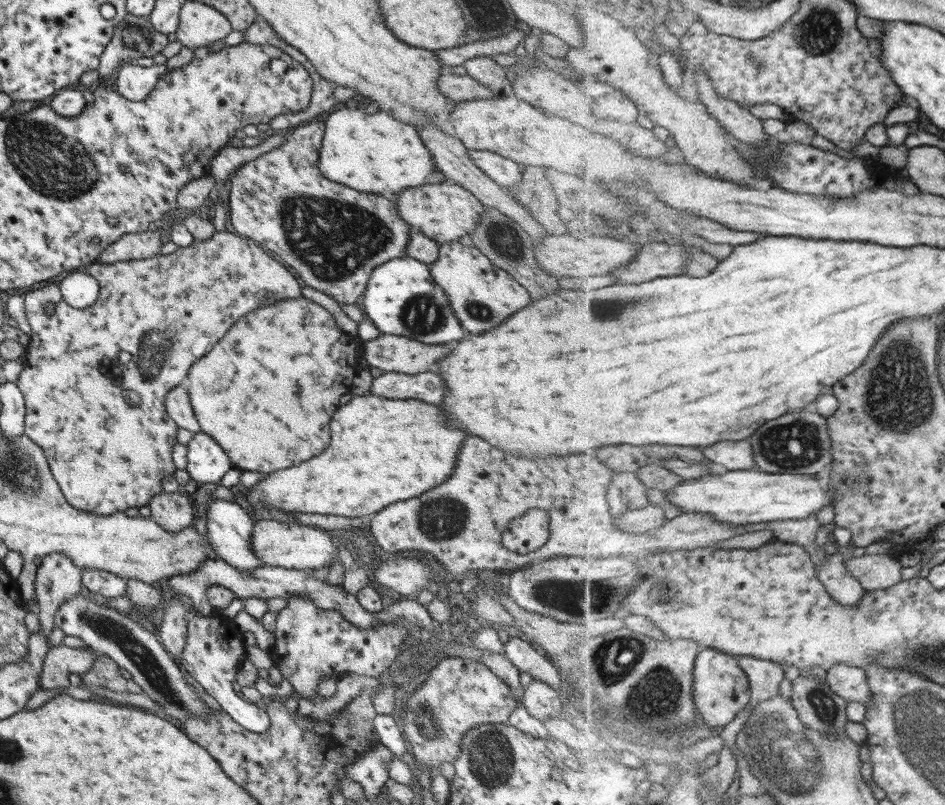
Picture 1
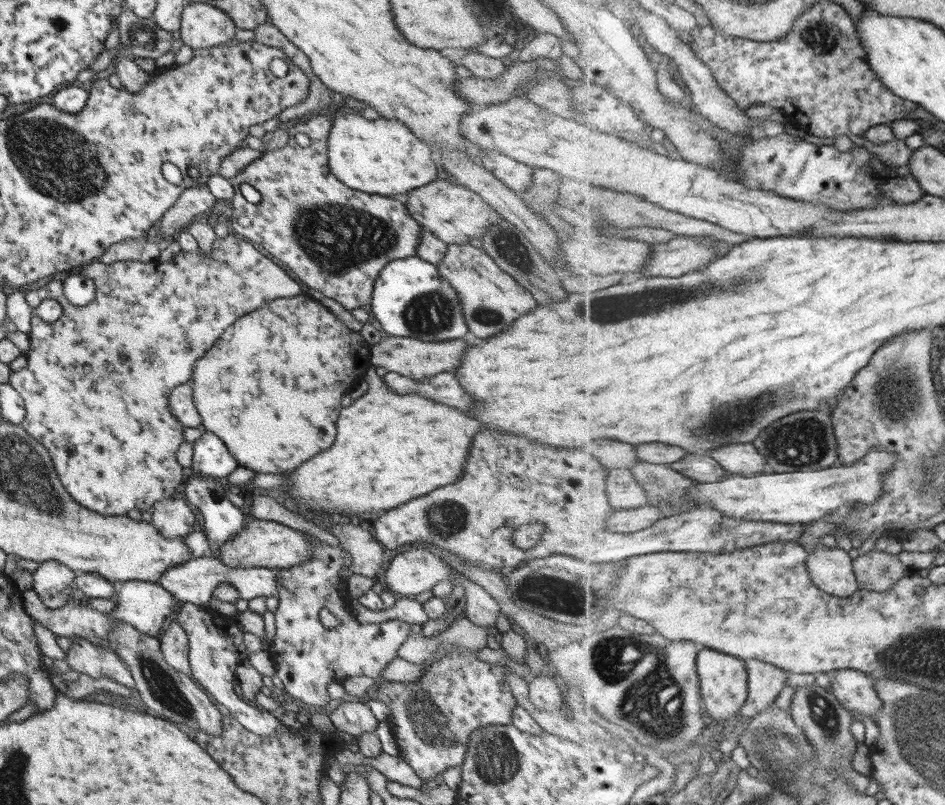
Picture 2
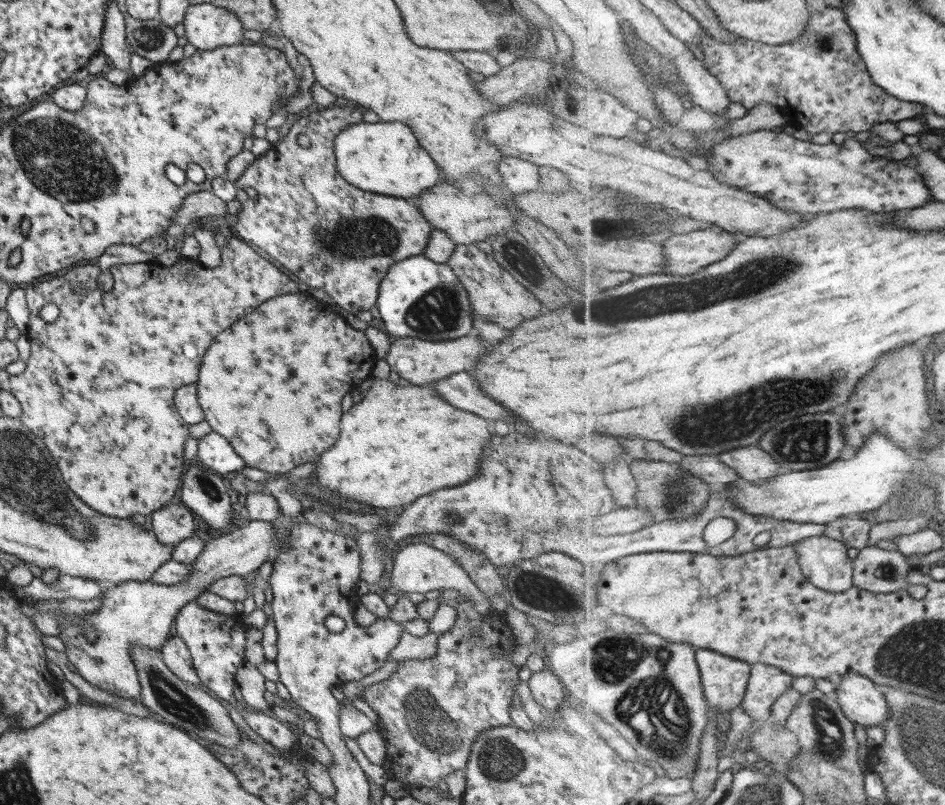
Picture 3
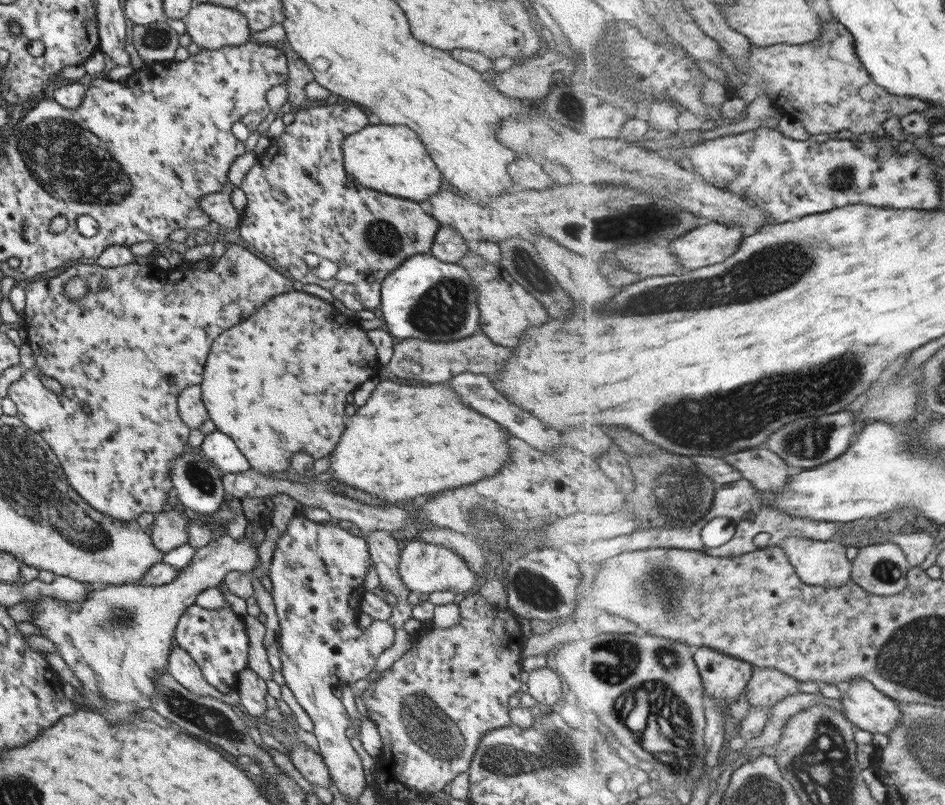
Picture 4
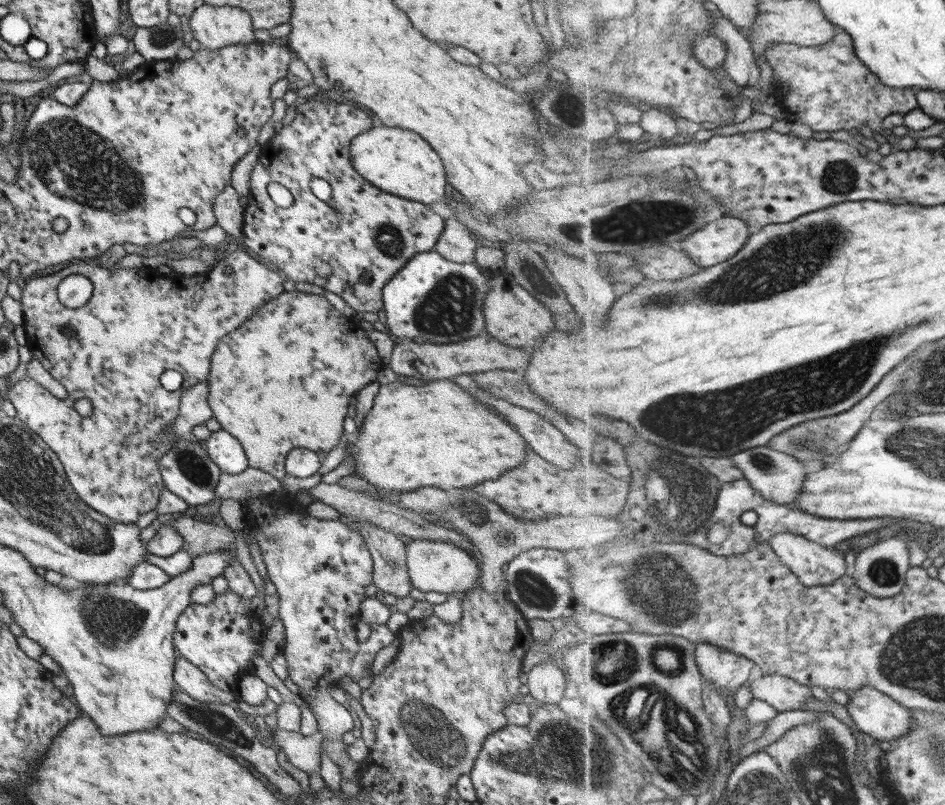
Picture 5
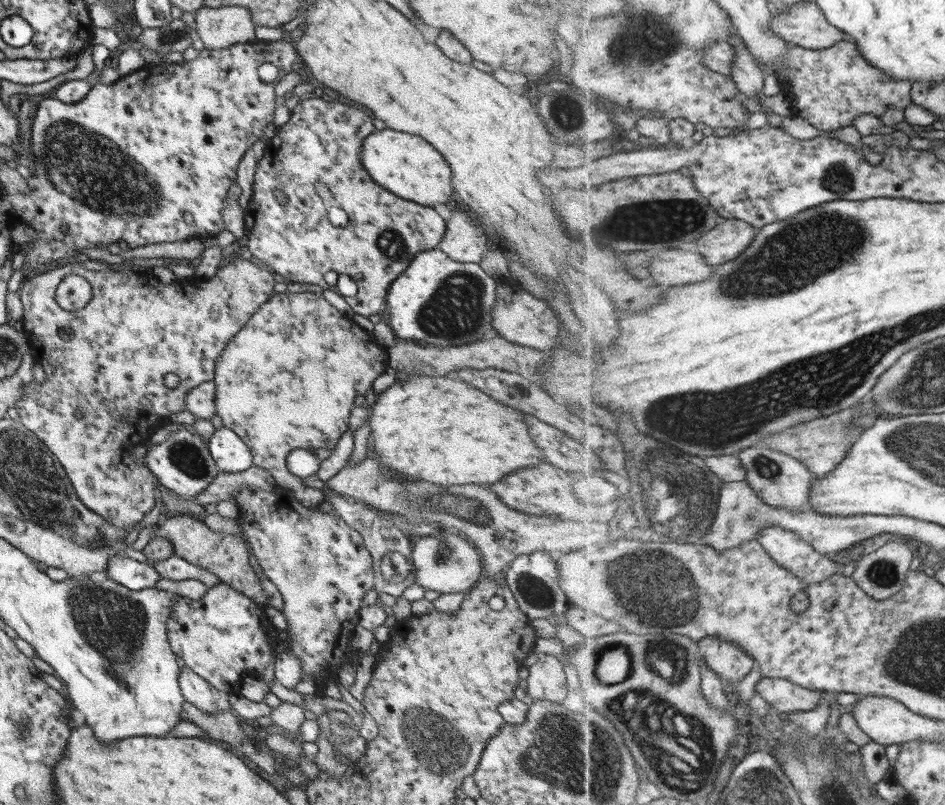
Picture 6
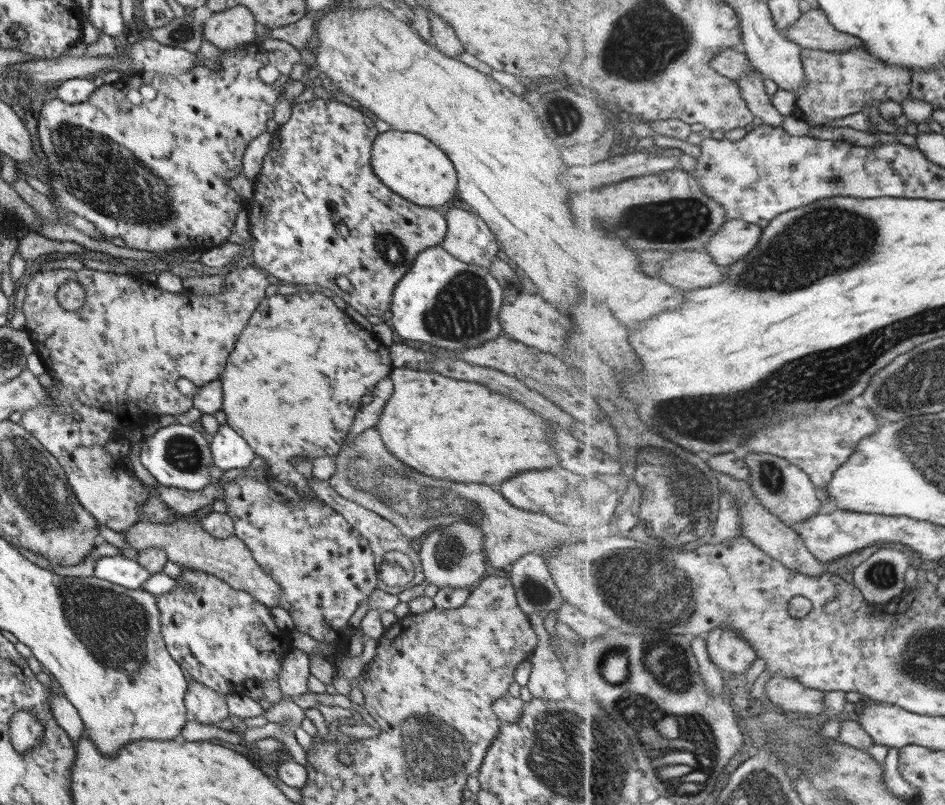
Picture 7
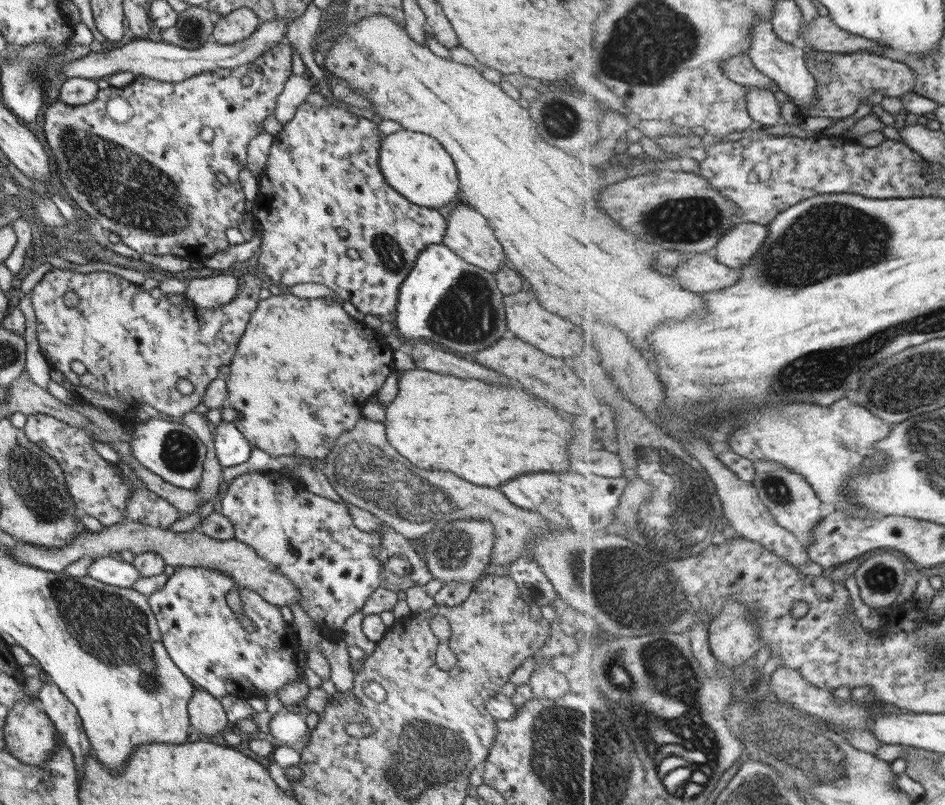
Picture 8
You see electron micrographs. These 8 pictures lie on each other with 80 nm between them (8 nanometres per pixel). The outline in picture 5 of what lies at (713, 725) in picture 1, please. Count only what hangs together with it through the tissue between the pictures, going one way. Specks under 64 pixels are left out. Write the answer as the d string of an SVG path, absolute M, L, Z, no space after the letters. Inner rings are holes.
M699 643L696 661L705 680L713 681L717 692L731 697L751 676L753 662L746 656L711 643Z

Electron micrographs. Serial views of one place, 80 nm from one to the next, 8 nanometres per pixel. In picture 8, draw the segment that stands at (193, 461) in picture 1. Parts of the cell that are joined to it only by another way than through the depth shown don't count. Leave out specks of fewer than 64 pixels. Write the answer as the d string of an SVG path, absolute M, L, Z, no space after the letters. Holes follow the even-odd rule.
M220 421L213 436L214 451L222 467L243 464L249 458L251 446L231 421Z

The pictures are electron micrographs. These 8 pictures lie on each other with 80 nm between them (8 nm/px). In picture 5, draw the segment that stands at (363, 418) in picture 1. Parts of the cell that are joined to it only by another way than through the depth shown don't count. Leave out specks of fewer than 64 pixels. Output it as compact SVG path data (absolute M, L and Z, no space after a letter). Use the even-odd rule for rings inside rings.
M441 379L436 381L424 381L421 386L413 386L403 384L399 381L393 383L387 383L378 386L377 394L373 399L373 405L371 409L367 411L365 419L363 419L363 425L361 431L357 435L357 439L353 442L347 441L347 453L344 459L349 454L355 453L355 471L350 475L355 478L361 478L365 480L367 484L373 485L376 491L387 493L406 493L413 490L419 490L419 488L439 488L439 490L448 490L451 488L471 488L475 485L479 485L484 481L493 481L501 476L503 472L509 470L513 466L519 466L526 457L527 444L523 442L523 438L513 430L513 426L509 422L505 422L499 414L491 412L487 406L483 406L481 402L477 402L471 394L467 394L463 388L459 388L457 384L453 382L453 379Z

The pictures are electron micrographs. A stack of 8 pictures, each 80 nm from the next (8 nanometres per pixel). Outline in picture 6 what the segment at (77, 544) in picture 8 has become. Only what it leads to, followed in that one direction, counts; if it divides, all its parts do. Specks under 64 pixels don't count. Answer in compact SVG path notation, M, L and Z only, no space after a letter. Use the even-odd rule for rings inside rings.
M175 514L163 521L161 525L157 525L152 536L166 538L172 546L172 554L183 558L189 564L194 564L197 568L211 572L217 576L221 583L230 585L233 590L244 594L260 607L266 605L261 582L249 565L247 548L243 539L237 535L215 533L203 521L193 519L189 514Z

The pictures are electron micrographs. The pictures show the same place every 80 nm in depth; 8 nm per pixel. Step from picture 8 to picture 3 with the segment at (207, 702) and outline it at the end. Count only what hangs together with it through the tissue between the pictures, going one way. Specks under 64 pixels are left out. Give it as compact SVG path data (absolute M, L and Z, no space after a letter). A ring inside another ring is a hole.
M170 634L164 645L160 648L160 659L166 664L166 667L174 673L175 676L182 679L193 687L197 687L201 690L206 690L202 687L199 677L195 674L194 666L192 665L192 660L186 647L186 644L178 637L176 634Z

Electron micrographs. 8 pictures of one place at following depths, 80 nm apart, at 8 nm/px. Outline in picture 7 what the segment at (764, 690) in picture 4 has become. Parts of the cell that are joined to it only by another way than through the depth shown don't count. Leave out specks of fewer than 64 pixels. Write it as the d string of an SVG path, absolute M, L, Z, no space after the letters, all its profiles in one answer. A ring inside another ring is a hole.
M779 675L771 676L765 684L766 700L774 709L785 712L821 715L825 710L824 691L806 688L798 680Z

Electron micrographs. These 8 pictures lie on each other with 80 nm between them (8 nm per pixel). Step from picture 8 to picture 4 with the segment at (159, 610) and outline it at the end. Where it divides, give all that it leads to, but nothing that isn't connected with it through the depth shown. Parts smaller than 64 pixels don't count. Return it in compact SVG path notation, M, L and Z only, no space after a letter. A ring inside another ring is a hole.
M229 605L215 610L196 607L185 609L177 621L173 633L173 643L191 657L209 686L223 695L227 694L231 688L233 690L238 672L248 666L248 636L246 635L244 621L240 615L233 612Z

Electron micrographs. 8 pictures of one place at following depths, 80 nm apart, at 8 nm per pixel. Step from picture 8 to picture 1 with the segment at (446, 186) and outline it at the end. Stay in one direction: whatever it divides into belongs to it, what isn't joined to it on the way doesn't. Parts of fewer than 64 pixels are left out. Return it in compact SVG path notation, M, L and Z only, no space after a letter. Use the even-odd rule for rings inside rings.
M344 106L343 109L333 111L322 118L324 120L324 133L321 139L321 146L318 150L317 168L322 176L327 178L327 180L342 184L343 186L347 186L359 192L373 193L376 195L381 195L381 192L398 194L406 188L423 185L425 178L427 178L427 176L431 174L431 171L435 169L429 149L421 142L421 139L417 134L417 130L410 124L405 124L404 122L395 120L388 112L386 112L386 110L378 108L378 111L376 111L374 114L368 115L363 113L363 108L361 108L361 110L349 110L349 108Z

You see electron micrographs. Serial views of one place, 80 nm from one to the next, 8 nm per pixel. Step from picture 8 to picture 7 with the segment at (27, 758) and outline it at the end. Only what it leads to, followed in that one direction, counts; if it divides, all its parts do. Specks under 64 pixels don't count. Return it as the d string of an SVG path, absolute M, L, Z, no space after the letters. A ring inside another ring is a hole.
M17 712L11 716L9 722L9 739L11 747L19 754L31 749L31 747L40 744L43 738L43 726L39 724L37 718L33 718L27 712Z

